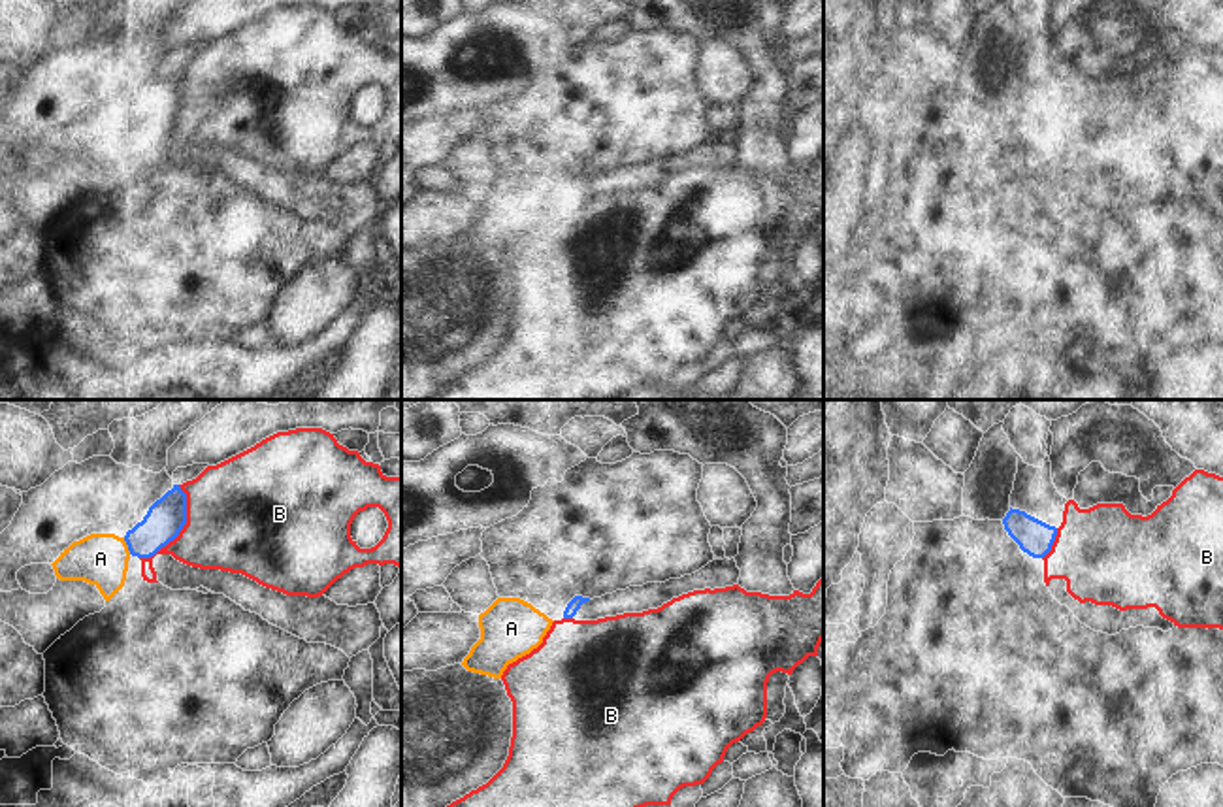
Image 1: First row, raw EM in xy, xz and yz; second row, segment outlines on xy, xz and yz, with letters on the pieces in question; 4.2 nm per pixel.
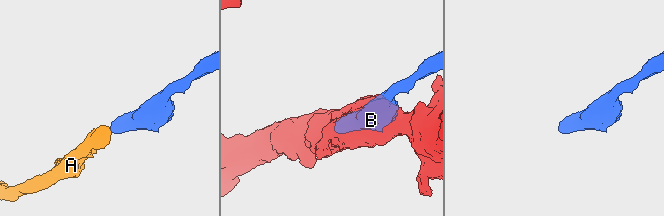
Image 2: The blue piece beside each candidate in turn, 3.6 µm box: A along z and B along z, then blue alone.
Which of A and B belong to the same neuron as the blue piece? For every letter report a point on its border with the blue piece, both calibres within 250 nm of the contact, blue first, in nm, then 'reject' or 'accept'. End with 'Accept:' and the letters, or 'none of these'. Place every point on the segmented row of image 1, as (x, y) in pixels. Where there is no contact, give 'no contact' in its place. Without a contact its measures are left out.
A: xy (127, 543) | 160/220 nm | accept
B: xy (181, 528) | 160/440 nm | reject
Accept: A

